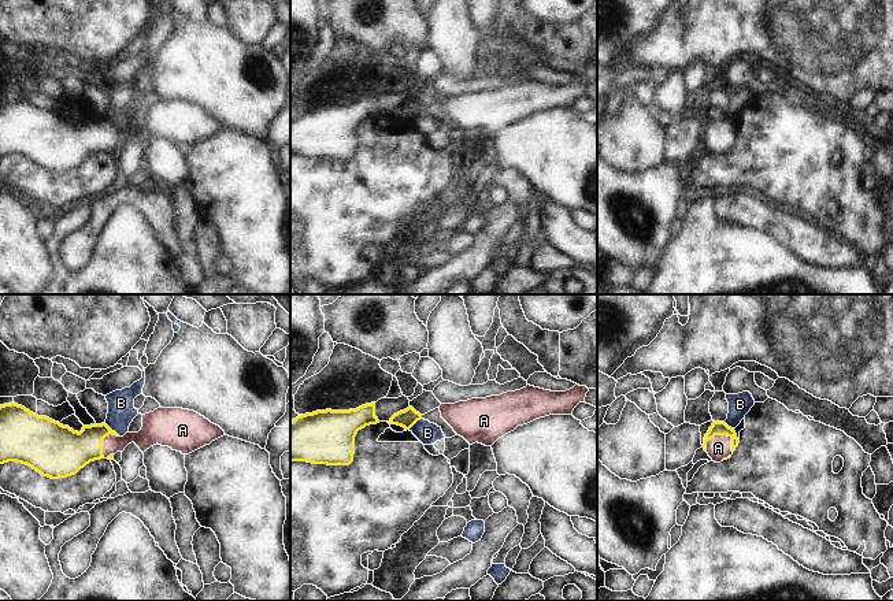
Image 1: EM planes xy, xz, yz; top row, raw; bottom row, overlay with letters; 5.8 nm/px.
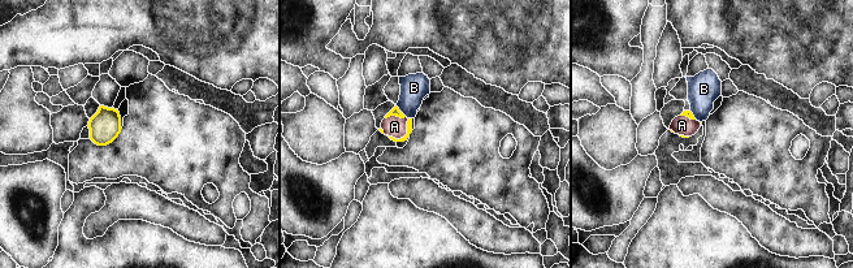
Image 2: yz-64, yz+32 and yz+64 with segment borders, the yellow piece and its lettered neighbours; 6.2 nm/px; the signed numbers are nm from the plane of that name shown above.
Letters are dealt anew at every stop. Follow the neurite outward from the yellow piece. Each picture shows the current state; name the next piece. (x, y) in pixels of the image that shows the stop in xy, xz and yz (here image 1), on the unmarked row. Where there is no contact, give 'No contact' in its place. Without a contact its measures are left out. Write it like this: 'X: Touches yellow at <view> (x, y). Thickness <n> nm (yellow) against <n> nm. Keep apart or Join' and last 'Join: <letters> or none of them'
A: Touches yellow at yz (715, 128). Thickness 80 nm (yellow) against 140 nm. Join
B: Touches yellow at xy (111, 123). Thickness 220 nm (yellow) against 160 nm. Keep apart
Join: A

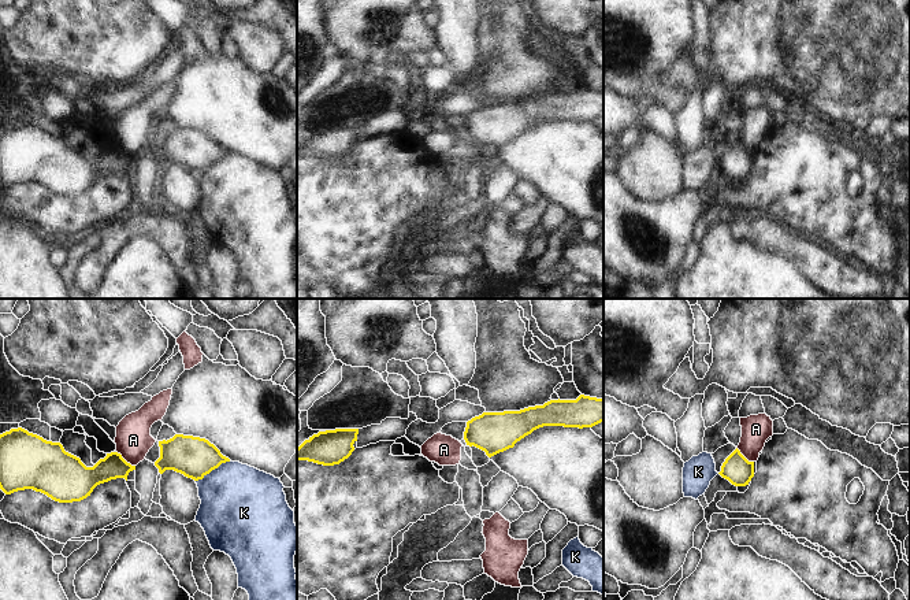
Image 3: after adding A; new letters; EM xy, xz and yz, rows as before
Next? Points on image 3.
A: Touches yellow at xy (125, 154). Thickness 150 nm (yellow) against 220 nm. Keep apart
K: Touches yellow at xy (212, 162). Thickness 240 nm (yellow) against 440 nm. Keep apart
Join: none of them

